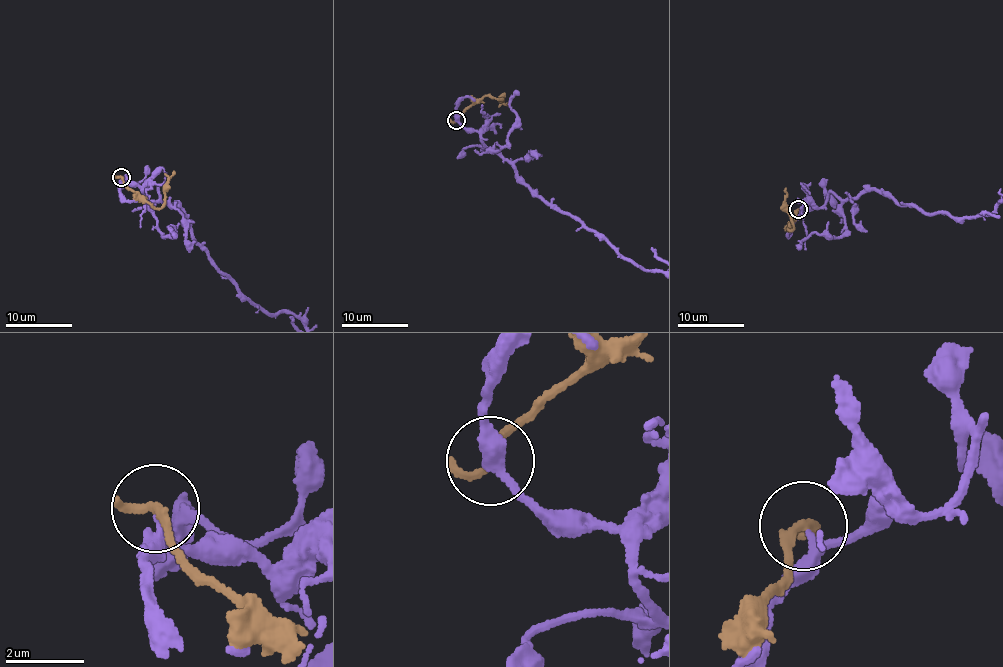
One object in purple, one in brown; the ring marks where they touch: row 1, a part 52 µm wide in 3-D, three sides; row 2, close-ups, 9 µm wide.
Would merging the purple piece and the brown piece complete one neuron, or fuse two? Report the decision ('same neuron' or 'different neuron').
different neuron

